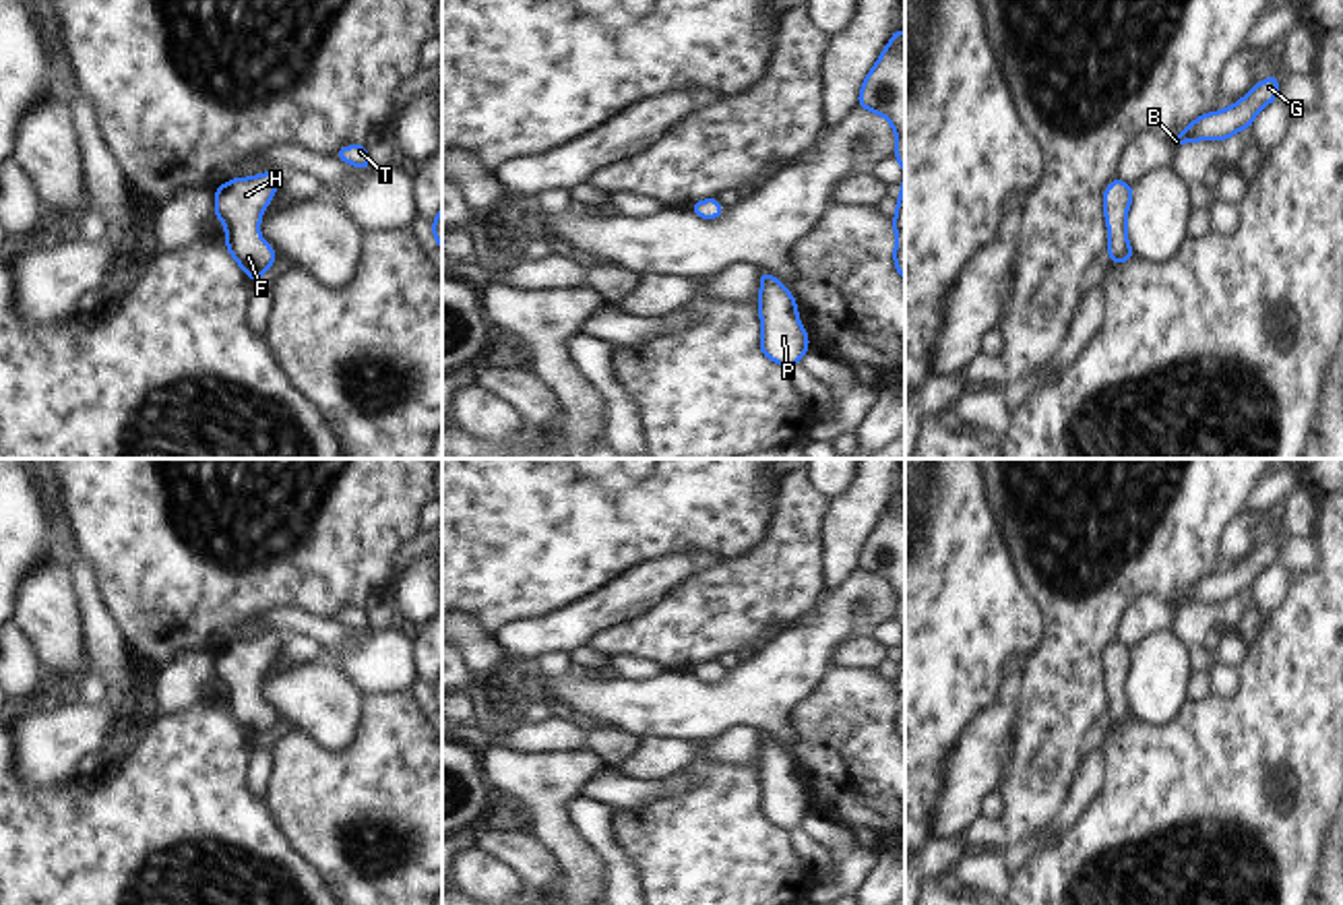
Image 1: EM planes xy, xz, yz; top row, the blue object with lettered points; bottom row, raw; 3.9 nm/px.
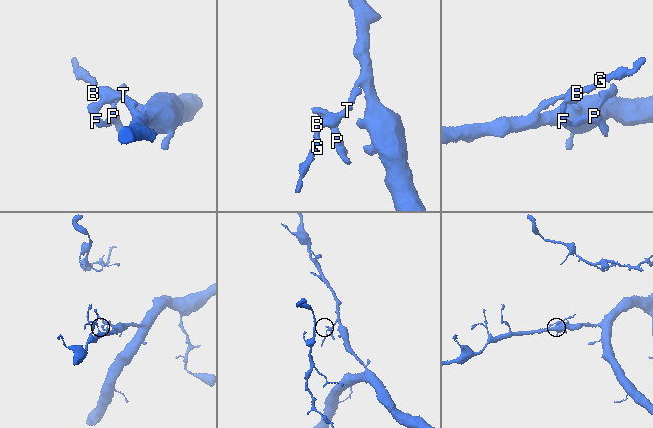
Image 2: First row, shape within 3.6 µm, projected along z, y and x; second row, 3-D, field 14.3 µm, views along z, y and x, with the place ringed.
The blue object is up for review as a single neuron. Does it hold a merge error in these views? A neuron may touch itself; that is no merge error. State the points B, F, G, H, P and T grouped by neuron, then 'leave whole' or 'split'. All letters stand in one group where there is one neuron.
B F G H P T | leave whole

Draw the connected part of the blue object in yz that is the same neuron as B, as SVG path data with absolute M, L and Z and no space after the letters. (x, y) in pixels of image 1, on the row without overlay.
M1271 537L1262 545L1256 545L1254 552L1231 570L1196 581L1178 599L1169 601L1169 607L1178 612L1182 605L1192 603L1225 603L1244 591L1252 591L1256 576L1275 564L1277 556L1279 539Z

